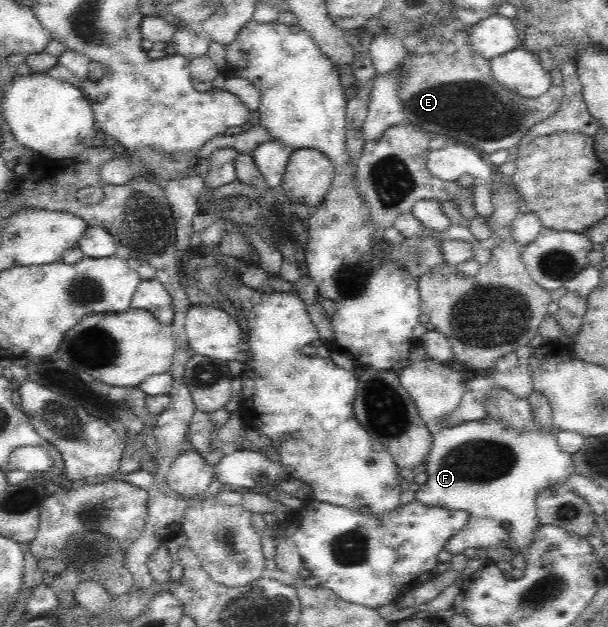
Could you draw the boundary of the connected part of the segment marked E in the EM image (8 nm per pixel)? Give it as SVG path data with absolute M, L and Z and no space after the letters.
M459 20L456 25L456 35L446 49L428 55L410 52L398 67L405 120L426 131L454 137L458 143L478 149L483 156L499 149L514 152L517 143L534 125L559 109L563 86L551 85L534 99L508 90L492 78L490 60L473 53L469 47L469 27L464 27Z

